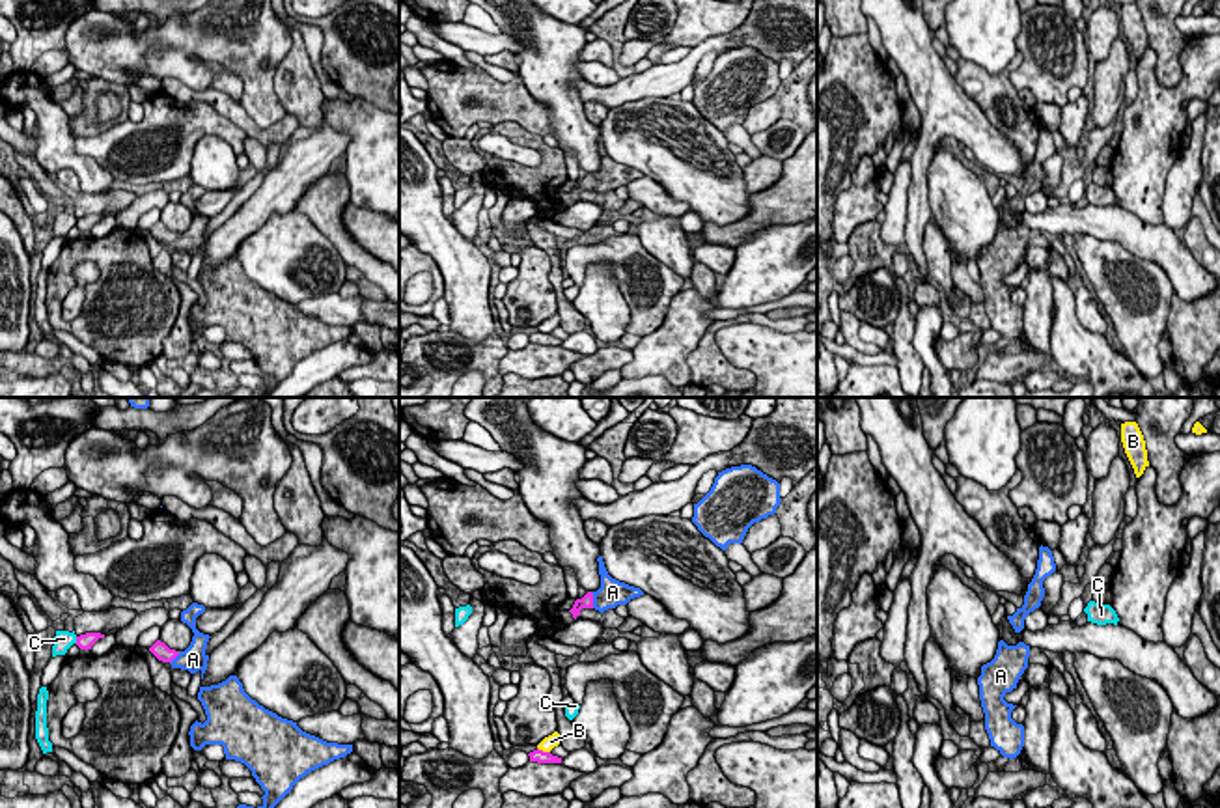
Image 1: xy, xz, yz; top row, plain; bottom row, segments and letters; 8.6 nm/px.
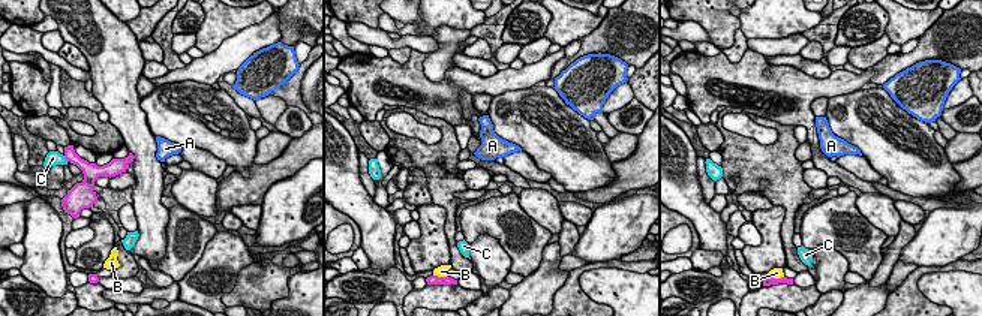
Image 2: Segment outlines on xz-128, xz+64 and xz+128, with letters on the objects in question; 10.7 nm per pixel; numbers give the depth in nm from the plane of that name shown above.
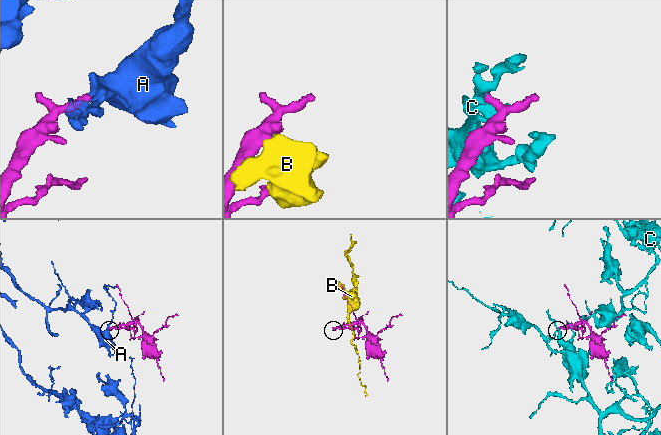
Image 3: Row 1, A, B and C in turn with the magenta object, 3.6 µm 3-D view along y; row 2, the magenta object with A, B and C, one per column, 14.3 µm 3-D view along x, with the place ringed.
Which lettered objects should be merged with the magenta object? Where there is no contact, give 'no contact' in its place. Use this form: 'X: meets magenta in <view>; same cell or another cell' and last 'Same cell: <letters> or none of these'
A: meets magenta in xz; same cell
B: meets magenta in xz; another cell
C: meets magenta in xy; another cell
Same cell: A

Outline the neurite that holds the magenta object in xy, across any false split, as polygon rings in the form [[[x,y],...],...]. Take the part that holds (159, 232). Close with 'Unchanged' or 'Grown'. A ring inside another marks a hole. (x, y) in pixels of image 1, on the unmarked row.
[[[192,185],[187,192],[181,194],[181,203],[187,205],[194,218],[190,228],[185,233],[170,231],[164,224],[157,222],[149,233],[162,244],[170,244],[172,250],[188,252],[196,256],[198,252],[203,256],[207,252],[209,237],[205,235],[209,216],[203,216],[196,211],[196,200],[205,194],[203,187]]]. Grown

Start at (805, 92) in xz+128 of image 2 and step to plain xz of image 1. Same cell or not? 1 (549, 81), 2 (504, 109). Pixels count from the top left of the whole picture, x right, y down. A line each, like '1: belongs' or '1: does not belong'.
1: does not belong
2: belongs

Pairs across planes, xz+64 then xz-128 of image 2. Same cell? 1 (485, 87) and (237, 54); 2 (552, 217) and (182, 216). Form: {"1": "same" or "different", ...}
{"1": "same", "2": "different"}

